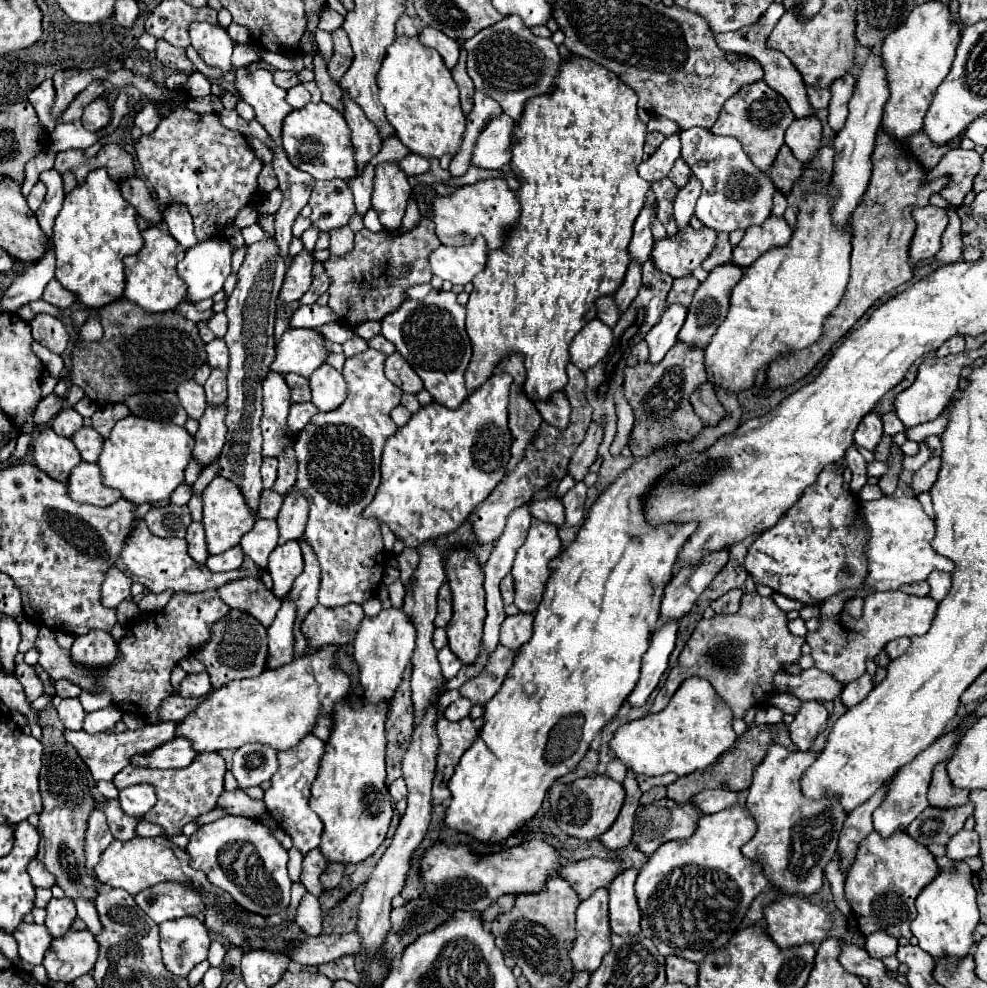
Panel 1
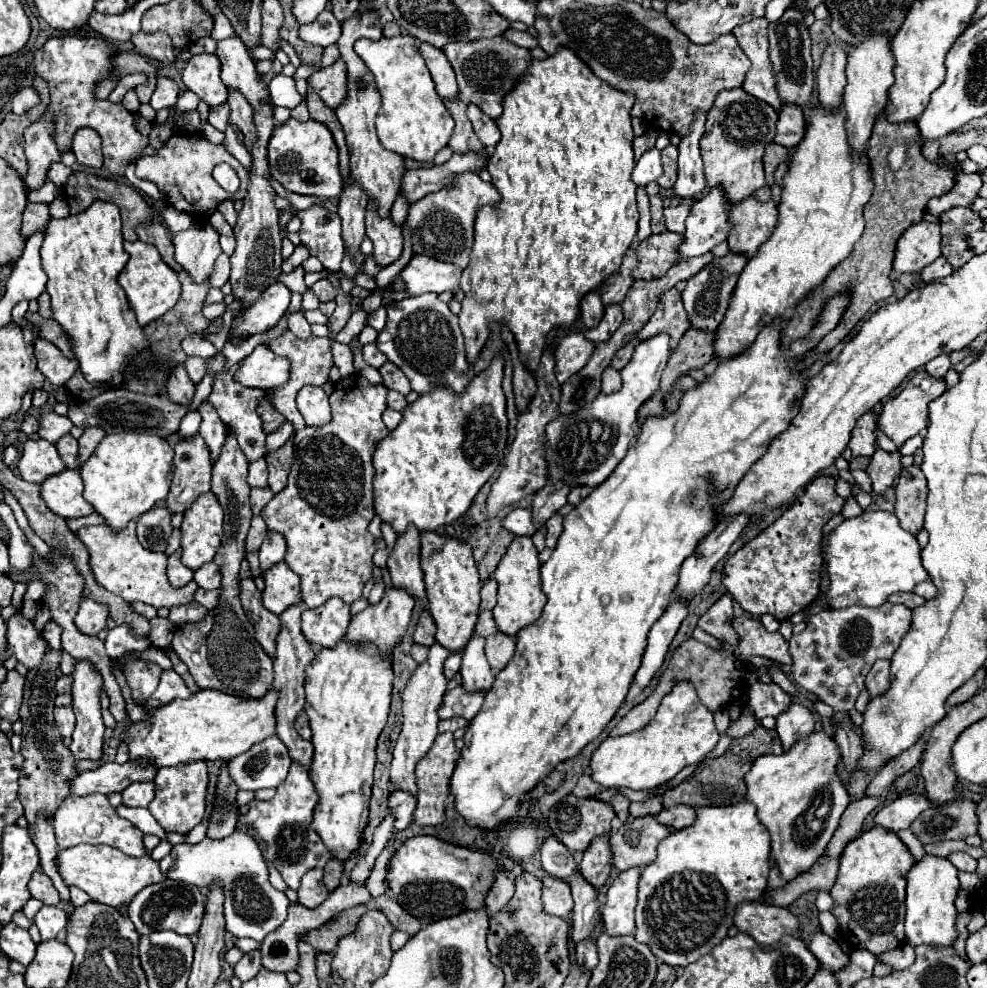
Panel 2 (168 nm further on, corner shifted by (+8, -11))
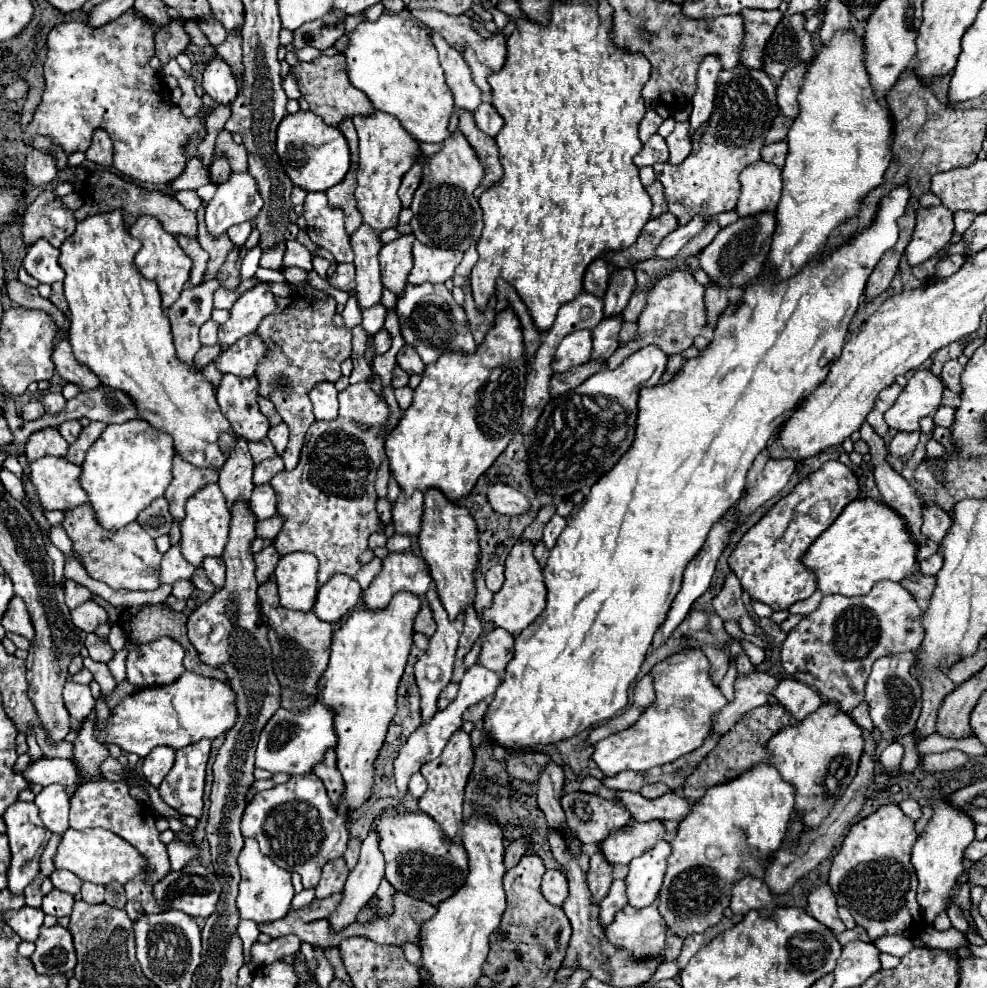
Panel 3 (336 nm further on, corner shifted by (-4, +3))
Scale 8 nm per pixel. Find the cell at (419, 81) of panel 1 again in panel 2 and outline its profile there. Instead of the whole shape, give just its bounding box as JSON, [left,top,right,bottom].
[354,34,454,162]

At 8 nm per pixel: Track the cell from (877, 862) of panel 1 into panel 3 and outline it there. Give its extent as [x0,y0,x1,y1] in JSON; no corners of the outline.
[830,804,924,940]

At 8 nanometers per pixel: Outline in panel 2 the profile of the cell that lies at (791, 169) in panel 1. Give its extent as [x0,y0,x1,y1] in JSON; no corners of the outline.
[764,142,788,186]

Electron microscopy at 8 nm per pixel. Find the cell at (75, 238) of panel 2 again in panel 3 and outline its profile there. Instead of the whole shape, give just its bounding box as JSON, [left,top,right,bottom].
[58,210,232,468]

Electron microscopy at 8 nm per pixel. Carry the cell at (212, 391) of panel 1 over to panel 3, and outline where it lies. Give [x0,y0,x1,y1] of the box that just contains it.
[218,432,254,506]

